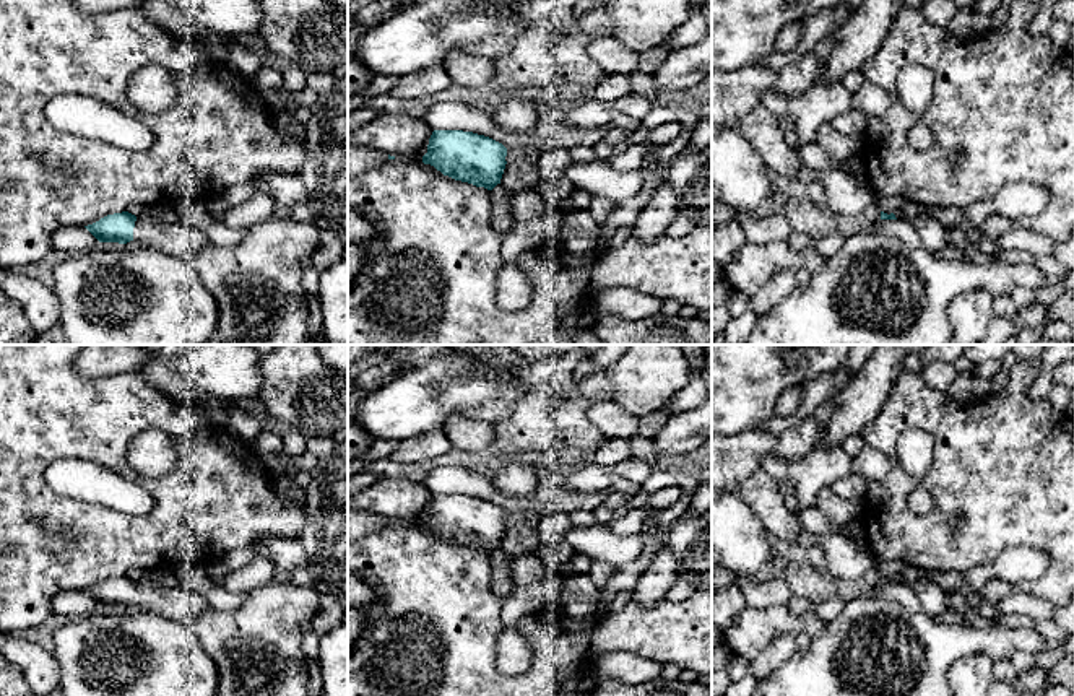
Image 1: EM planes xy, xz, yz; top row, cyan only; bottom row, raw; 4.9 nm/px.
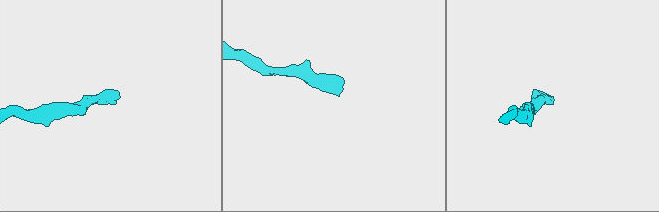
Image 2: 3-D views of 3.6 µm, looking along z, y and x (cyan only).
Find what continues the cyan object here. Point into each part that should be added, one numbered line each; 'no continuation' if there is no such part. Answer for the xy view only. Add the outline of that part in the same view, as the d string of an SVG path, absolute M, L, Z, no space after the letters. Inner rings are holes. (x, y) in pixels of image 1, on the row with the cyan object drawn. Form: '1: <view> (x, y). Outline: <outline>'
1: xy (182, 239). Outline: M148 213L136 215L133 239L141 247L193 260L210 244L205 234L190 223L169 223Z

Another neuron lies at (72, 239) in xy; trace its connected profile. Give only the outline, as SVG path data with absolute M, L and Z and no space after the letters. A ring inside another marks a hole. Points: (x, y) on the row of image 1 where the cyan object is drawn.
M63 226L58 228L50 239L50 250L60 250L65 254L80 254L91 250L101 242L83 226Z

